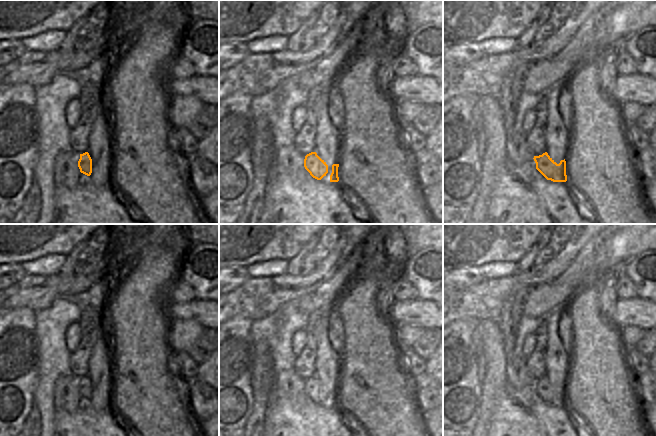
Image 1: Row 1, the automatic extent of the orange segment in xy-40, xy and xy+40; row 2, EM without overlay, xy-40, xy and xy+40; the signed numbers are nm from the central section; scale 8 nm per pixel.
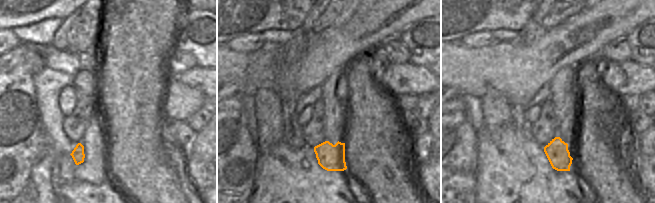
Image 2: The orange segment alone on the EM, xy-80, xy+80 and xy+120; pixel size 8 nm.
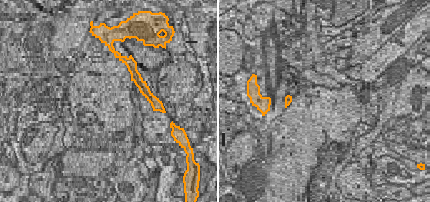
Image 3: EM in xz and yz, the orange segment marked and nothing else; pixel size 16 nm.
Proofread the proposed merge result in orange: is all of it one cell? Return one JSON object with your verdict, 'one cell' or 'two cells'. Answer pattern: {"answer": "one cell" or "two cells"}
{"answer": "two cells"}

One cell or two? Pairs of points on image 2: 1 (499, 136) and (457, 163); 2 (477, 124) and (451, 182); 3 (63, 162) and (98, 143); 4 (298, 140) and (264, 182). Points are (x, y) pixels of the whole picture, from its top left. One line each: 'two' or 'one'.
1: two
2: two
3: two
4: two

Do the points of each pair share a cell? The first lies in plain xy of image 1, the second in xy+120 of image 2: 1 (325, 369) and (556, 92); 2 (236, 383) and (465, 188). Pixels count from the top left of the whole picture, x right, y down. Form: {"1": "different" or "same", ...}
{"1": "same", "2": "same"}

